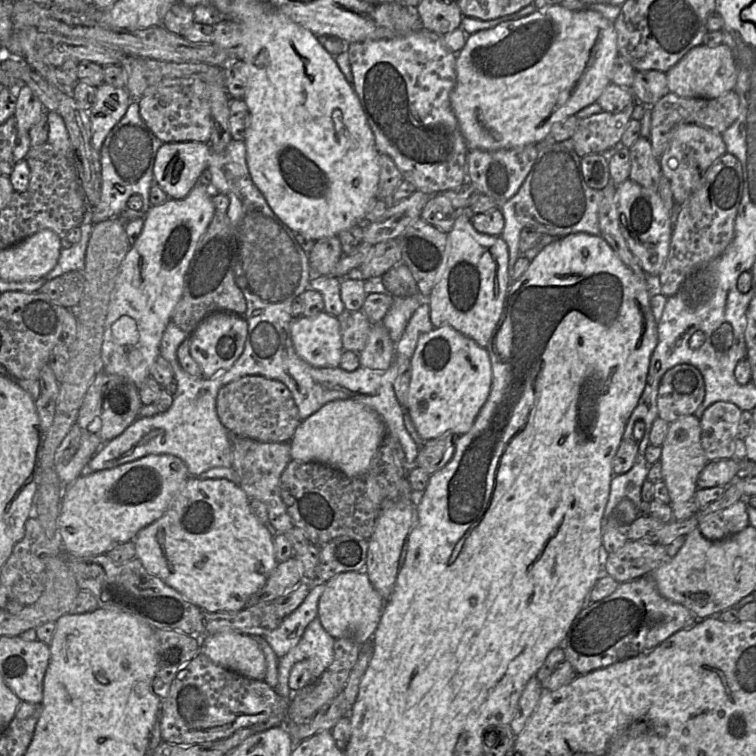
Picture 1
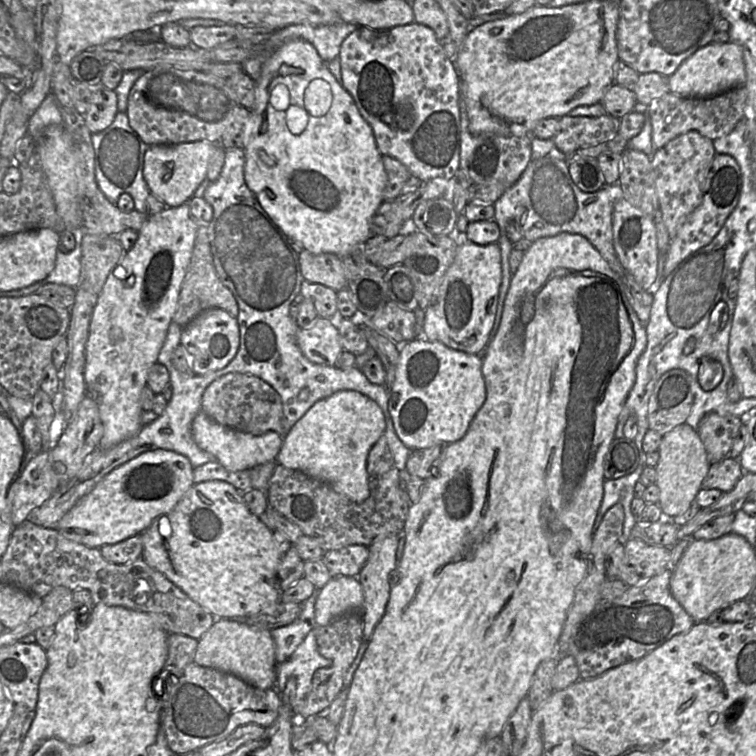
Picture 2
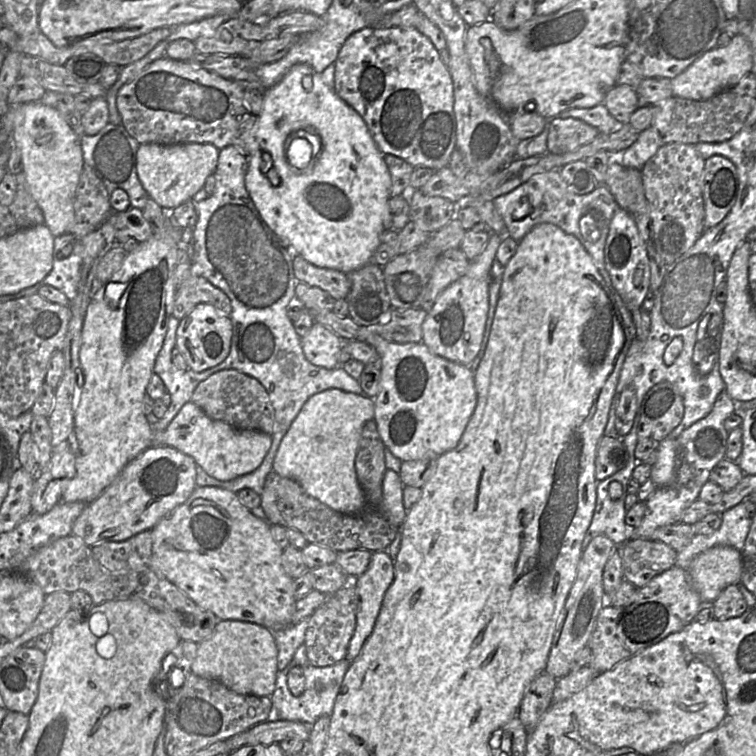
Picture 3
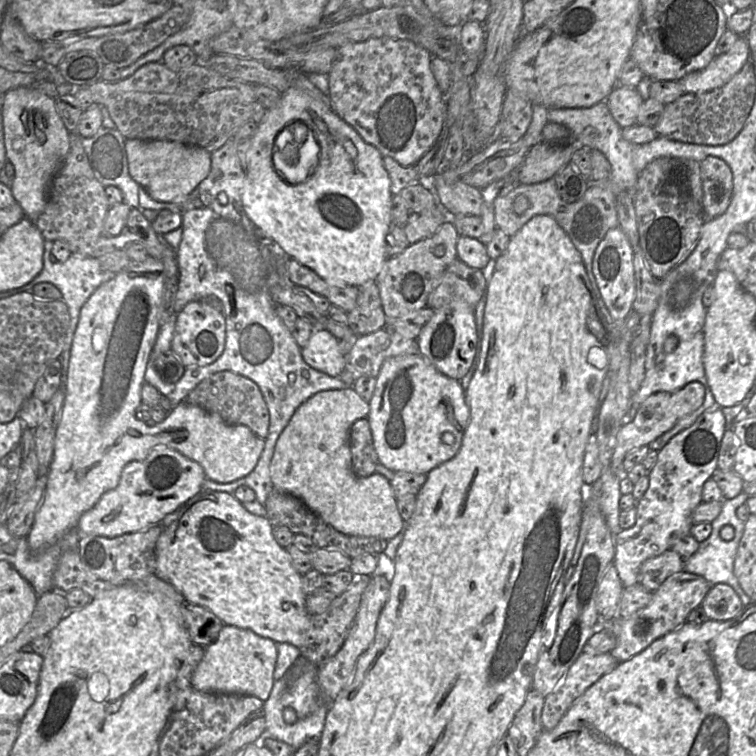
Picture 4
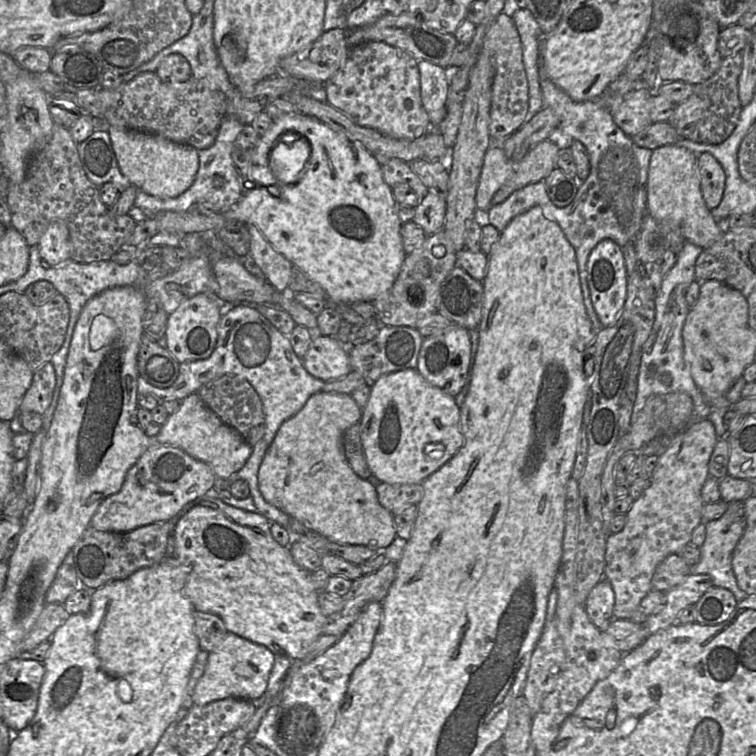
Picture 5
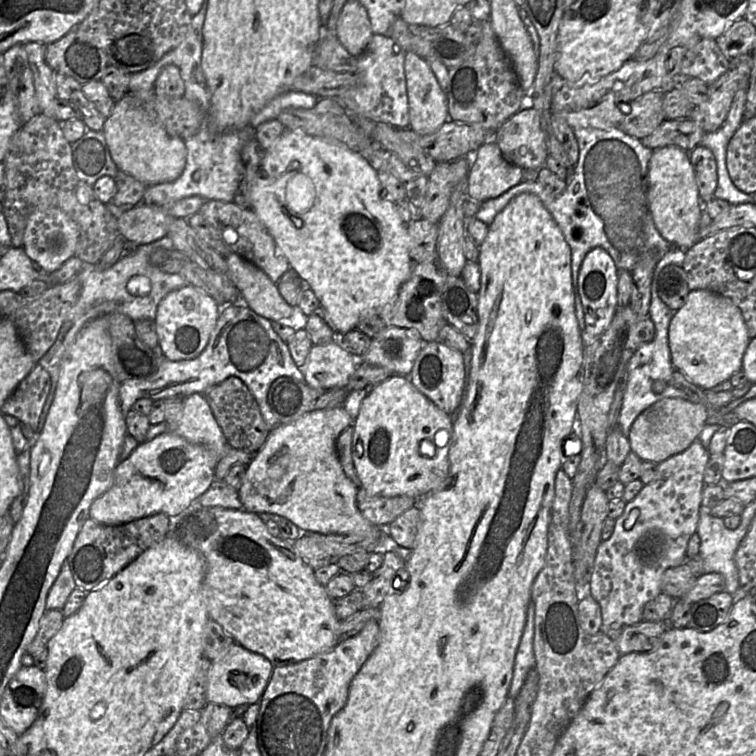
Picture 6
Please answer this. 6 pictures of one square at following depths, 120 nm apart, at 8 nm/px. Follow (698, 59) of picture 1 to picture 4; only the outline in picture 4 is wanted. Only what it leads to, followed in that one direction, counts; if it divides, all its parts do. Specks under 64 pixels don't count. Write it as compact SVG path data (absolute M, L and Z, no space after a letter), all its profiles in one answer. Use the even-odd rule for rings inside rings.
M740 35L727 53L716 55L704 69L691 72L679 81L681 82L684 93L709 92L724 86L748 62L750 62L749 44L745 35Z

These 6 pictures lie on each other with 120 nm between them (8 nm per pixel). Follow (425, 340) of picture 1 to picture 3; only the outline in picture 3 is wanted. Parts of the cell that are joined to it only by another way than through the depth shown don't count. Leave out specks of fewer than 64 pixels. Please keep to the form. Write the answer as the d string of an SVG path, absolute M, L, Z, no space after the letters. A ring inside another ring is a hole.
M360 326L356 340L366 342L371 345L379 354L379 365L381 369L380 391L375 397L375 415L373 421L375 421L380 438L382 439L385 447L395 457L402 462L419 460L428 456L440 456L447 451L454 449L460 439L476 409L478 402L478 393L476 388L475 373L468 367L450 360L447 360L441 356L438 356L431 352L429 348L423 343L392 343L385 340L378 332L377 327Z

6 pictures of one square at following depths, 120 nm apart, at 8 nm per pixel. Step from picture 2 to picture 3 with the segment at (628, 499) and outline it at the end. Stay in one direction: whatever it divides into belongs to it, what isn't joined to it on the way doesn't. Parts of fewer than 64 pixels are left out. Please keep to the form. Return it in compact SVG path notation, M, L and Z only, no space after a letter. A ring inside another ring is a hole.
M630 462L624 469L619 470L602 481L598 481L596 506L591 523L582 542L582 550L584 550L589 542L598 535L605 535L608 537L616 545L616 548L621 547L628 539L632 538L632 529L636 527L630 527L625 523L625 514L627 512L625 508L625 497L628 494L628 482L632 478L632 473L636 465L637 462ZM612 482L619 482L622 485L622 495L619 498L612 498L610 496L609 486Z

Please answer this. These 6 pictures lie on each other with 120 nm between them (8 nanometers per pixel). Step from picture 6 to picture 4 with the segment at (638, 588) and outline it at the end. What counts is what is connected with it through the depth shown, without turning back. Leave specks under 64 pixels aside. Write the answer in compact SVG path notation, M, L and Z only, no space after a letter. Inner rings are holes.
M715 404L704 411L690 427L670 439L658 452L656 464L648 474L648 489L636 504L637 514L634 525L614 535L616 550L613 565L617 569L623 588L637 584L642 563L671 549L671 540L674 537L691 534L692 512L702 502L704 483L712 477L717 469L721 441L726 429L727 423L723 411L721 407Z

